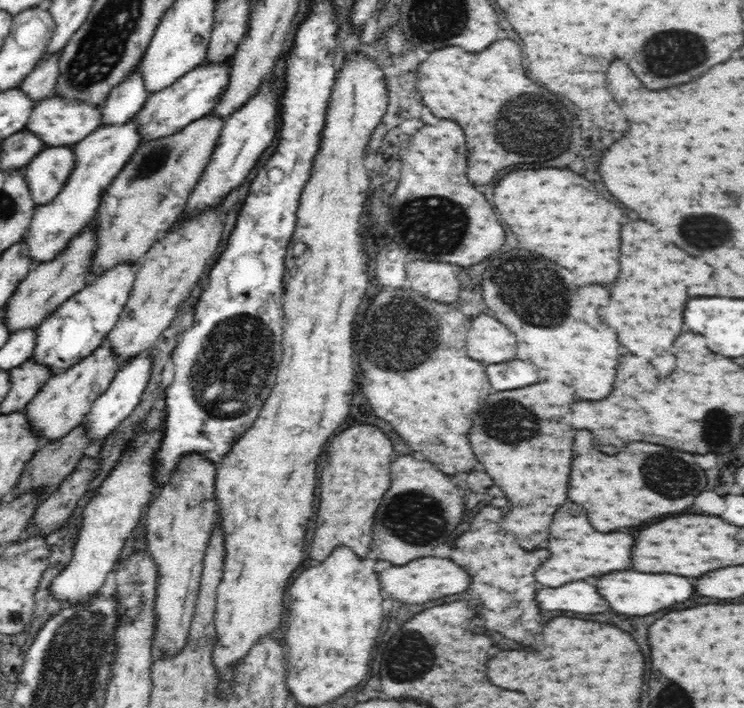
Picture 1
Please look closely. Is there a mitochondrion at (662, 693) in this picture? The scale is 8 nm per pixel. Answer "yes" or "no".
yes

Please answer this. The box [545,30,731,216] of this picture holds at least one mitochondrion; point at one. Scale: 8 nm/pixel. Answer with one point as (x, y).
(670, 56)

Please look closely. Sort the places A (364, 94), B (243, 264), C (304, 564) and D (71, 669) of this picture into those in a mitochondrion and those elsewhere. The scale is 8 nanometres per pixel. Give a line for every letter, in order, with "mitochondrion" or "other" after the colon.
A: other
B: other
C: other
D: mitochondrion

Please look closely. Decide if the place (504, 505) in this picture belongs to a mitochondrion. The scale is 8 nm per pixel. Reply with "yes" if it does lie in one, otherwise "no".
no

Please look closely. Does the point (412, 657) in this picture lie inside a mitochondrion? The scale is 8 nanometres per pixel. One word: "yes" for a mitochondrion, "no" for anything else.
yes

